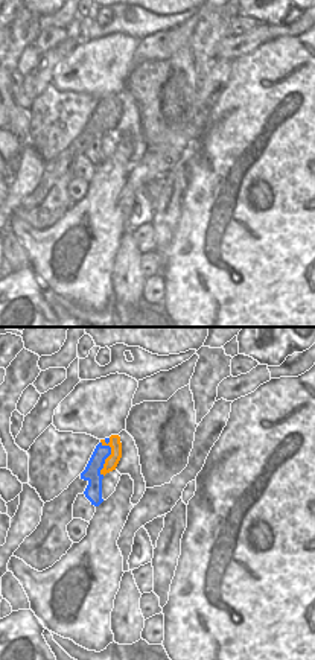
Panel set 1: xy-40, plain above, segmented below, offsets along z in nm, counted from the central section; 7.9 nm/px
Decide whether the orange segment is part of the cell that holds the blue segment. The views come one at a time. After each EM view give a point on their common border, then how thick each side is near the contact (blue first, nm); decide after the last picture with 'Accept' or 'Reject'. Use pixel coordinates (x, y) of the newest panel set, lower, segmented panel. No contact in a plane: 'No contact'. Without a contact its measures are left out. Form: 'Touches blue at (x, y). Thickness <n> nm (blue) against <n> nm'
Touches blue at (108, 455). Thickness 140 nm (blue) against 100 nm

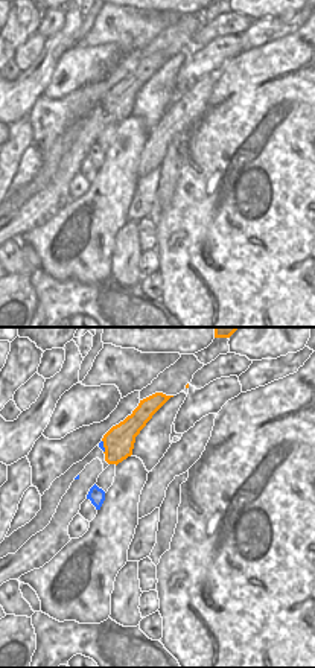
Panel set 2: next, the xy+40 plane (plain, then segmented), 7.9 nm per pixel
Touches blue at (102, 446). Thickness 50 nm (blue) against 240 nm

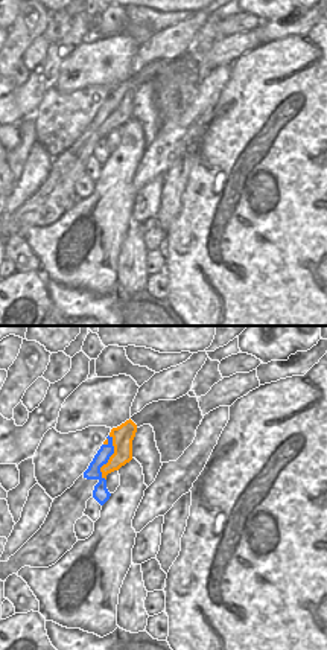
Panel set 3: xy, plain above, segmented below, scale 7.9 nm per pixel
Touches blue at (108, 458). Thickness 120 nm (blue) against 170 nm

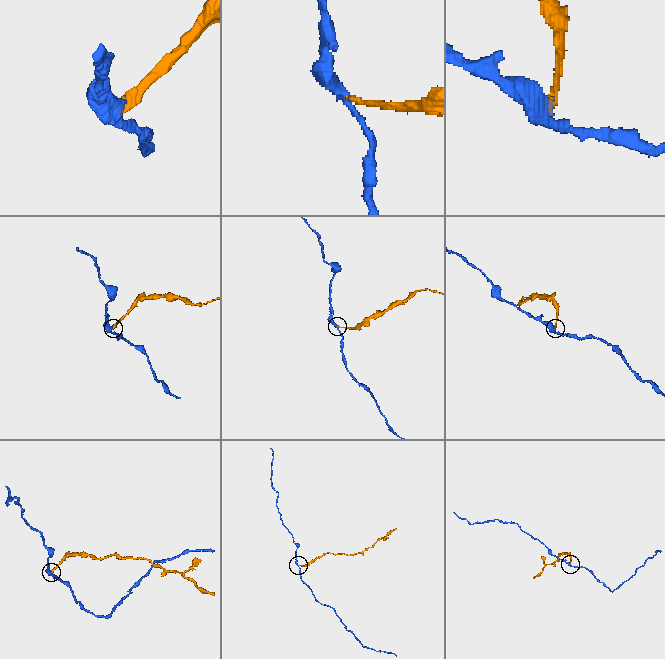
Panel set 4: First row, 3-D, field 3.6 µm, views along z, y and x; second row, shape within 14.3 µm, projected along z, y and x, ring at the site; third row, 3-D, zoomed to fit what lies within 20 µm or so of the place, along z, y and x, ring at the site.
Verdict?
Reject

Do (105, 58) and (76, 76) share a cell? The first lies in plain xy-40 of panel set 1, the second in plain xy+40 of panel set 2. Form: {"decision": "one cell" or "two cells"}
{"decision": "one cell"}

